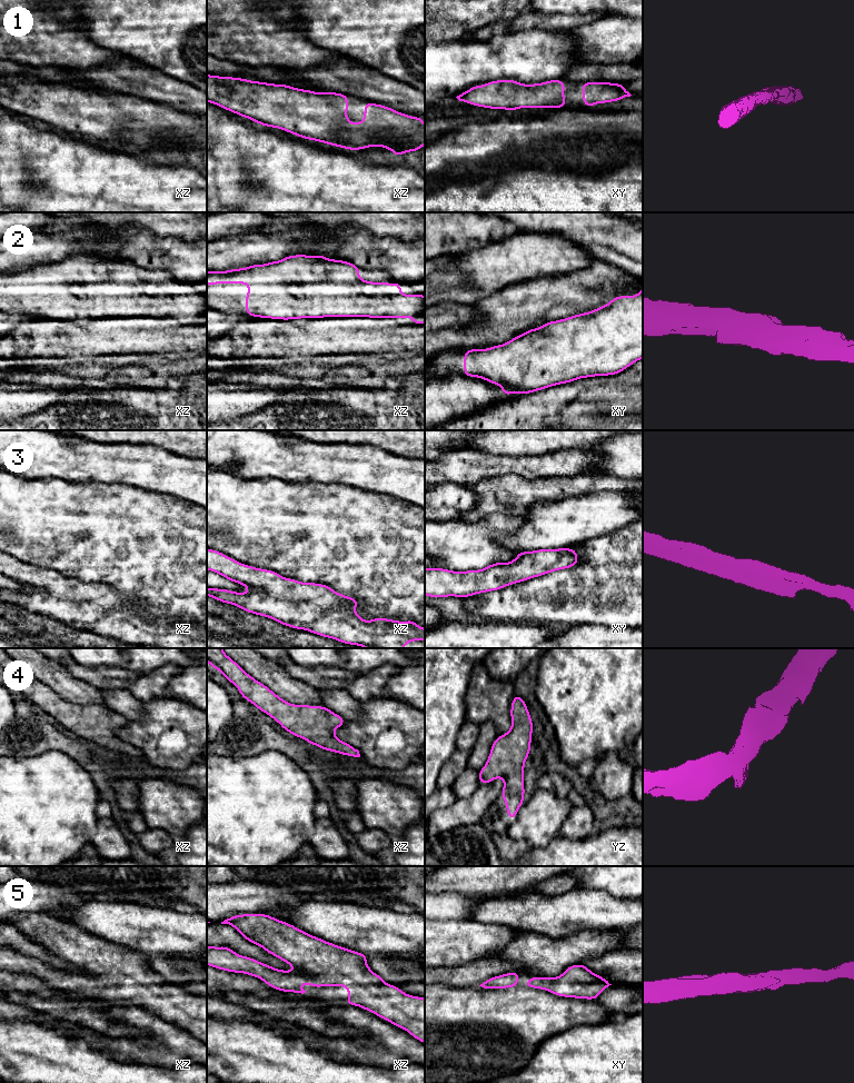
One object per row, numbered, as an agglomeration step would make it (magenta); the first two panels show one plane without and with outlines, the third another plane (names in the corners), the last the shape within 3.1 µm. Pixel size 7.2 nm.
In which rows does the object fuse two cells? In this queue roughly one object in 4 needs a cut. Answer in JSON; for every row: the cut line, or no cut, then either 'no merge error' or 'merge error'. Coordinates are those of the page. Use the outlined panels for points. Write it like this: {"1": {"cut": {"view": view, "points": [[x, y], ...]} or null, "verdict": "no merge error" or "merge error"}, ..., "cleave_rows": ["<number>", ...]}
{"1": {"cut": null, "verdict": "no merge error"}, "2": {"cut": null, "verdict": "no merge error"}, "3": {"cut": null, "verdict": "no merge error"}, "4": {"cut": null, "verdict": "no merge error"}, "5": {"cut": null, "verdict": "no merge error"}, "cleave_rows": []}

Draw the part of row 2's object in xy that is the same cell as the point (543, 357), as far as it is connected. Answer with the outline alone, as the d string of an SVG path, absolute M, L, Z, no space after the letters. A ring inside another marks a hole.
M643 287L635 296L617 296L607 305L589 312L574 315L565 319L548 321L544 326L529 329L498 346L486 349L468 349L464 352L464 375L499 385L506 396L515 393L526 395L582 378L616 375L643 359Z

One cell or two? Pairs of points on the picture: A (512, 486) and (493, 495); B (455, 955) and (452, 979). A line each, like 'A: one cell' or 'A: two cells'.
A: one cell
B: two cells

